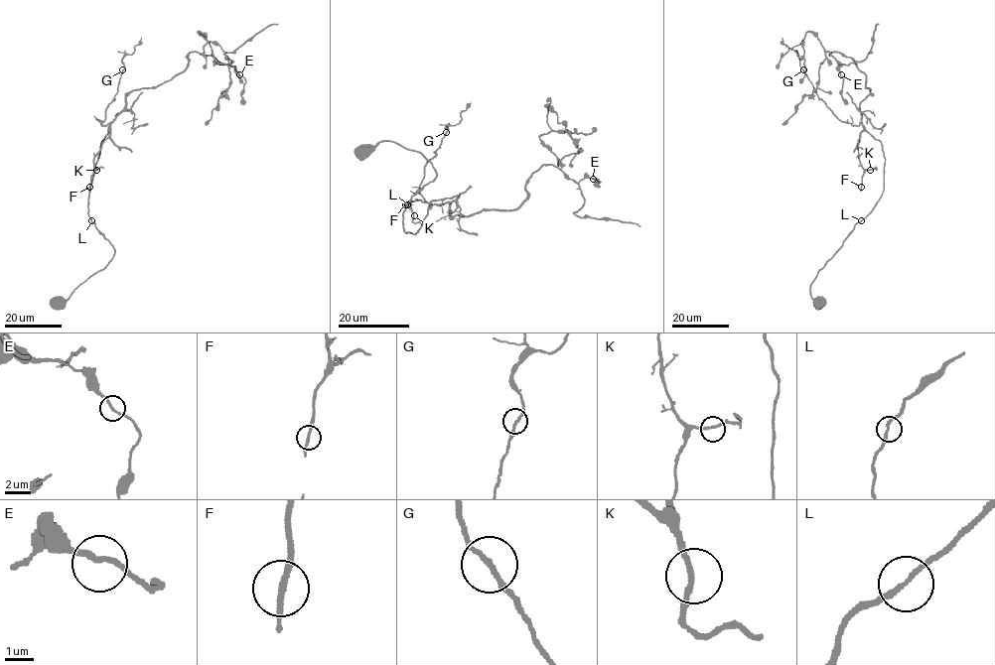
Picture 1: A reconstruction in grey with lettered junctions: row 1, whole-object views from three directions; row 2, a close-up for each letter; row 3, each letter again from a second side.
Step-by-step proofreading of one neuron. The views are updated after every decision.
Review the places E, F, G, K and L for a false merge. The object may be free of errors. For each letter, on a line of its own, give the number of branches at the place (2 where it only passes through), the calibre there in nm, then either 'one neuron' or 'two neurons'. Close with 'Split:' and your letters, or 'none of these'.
E: 2 branches meet; 180 nm thick; one neuron
F: 2 branches meet; 200 nm thick; one neuron
G: 2 branches meet; 190 nm thick; one neuron
K: 2 branches meet; 190 nm thick; one neuron
L: 2 branches meet; 190 nm thick; one neuron
Split: none of these

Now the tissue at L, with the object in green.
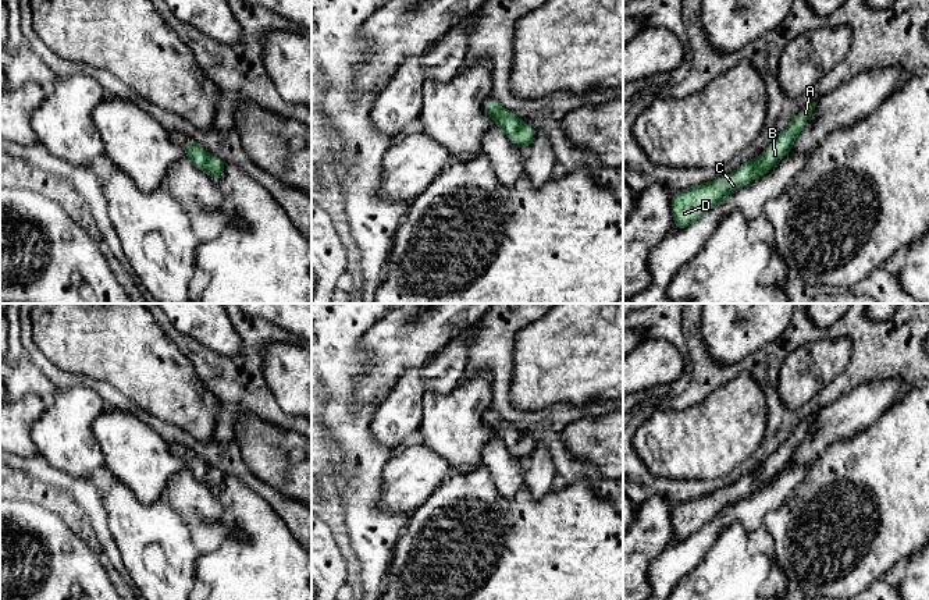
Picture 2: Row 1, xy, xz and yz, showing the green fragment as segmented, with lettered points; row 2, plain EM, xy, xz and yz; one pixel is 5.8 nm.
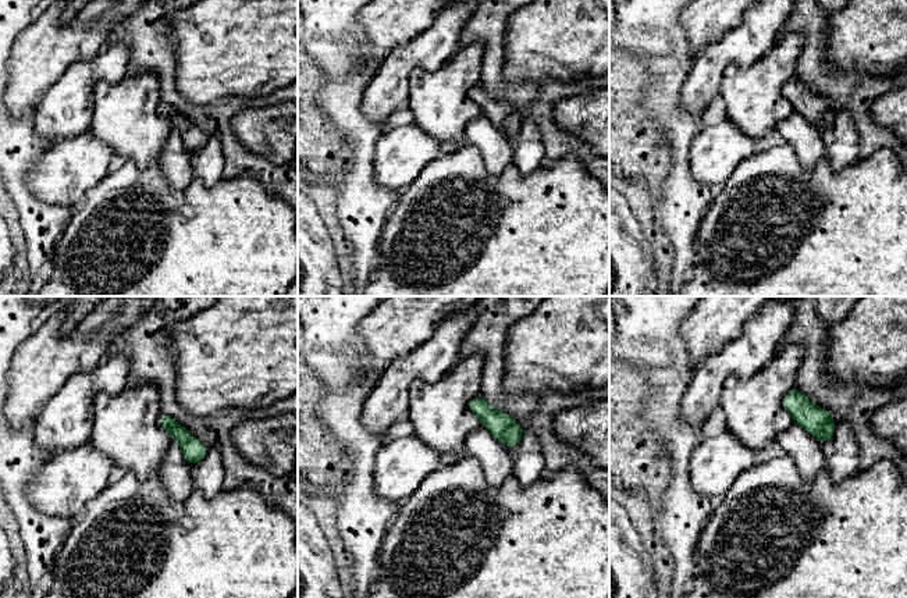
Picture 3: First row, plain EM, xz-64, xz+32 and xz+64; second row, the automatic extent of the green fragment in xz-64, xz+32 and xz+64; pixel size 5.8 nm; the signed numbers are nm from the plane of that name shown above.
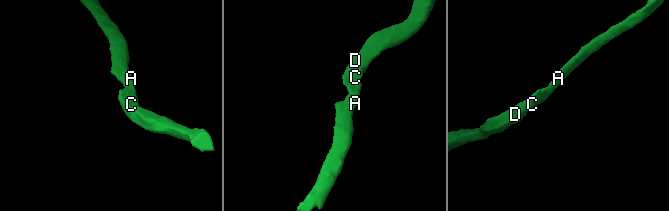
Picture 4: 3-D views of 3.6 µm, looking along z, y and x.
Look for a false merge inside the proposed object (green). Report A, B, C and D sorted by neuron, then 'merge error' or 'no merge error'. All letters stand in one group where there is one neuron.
A B C D | no merge error

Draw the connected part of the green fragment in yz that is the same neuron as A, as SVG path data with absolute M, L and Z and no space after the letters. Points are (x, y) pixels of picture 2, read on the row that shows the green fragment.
M812 102L800 110L789 127L764 150L761 156L745 161L727 175L673 194L672 210L676 230L681 230L697 221L726 195L737 192L740 188L751 184L759 174L769 171L791 150L795 138L812 116L816 104L818 102Z

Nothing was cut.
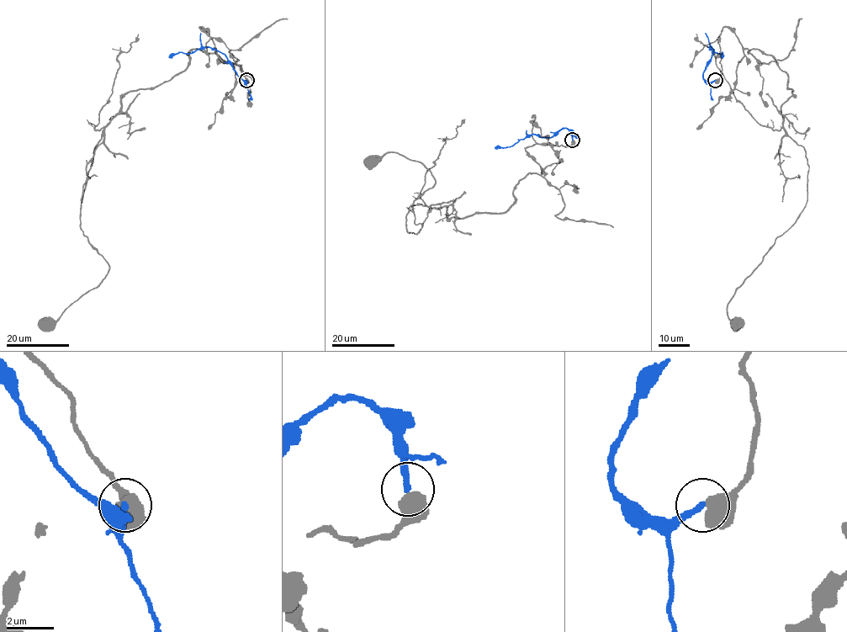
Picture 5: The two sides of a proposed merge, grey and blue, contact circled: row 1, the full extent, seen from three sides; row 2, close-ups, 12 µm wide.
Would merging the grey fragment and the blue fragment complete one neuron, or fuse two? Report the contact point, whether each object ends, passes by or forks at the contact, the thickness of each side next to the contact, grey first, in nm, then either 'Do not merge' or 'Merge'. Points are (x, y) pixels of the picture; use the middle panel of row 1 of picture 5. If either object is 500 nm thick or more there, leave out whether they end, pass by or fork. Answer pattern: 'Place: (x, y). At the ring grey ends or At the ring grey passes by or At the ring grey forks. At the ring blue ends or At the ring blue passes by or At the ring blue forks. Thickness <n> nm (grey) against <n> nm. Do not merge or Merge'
Place: (572, 140). Thickness 650 nm (grey) against 280 nm. Do not merge

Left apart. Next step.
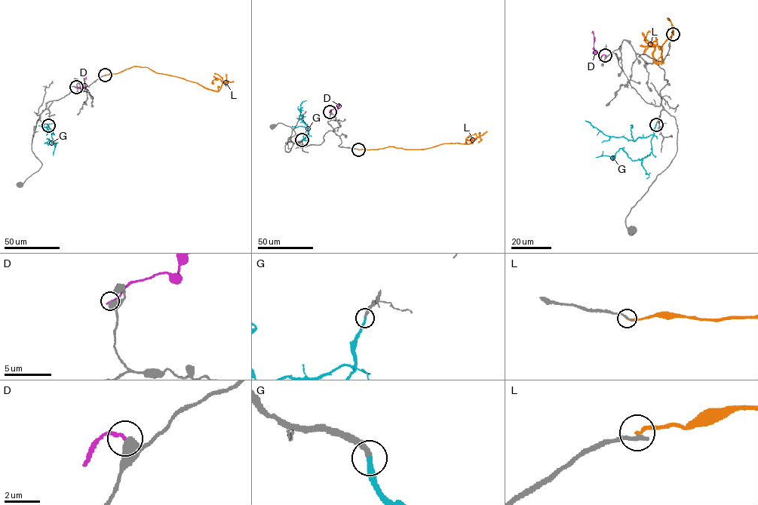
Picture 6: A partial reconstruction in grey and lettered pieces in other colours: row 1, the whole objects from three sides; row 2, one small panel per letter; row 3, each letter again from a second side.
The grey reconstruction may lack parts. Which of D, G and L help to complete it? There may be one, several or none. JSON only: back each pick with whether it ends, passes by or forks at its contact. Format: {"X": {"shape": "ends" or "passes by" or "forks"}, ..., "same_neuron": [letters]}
{"G": {"shape": "ends"}, "same_neuron": ["G"]}

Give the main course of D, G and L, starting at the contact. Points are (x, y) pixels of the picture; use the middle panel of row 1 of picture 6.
D: (329, 112), (337, 109), (339, 104)
G: (302, 140), (308, 135), (309, 127), (302, 121), (299, 106)
L: (358, 149), (393, 146), (422, 149), (441, 143), (469, 143), (475, 139), (467, 137), (467, 143)

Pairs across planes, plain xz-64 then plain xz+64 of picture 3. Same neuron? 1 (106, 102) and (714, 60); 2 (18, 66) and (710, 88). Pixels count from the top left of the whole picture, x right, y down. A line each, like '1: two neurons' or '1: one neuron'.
1: two neurons
2: two neurons

